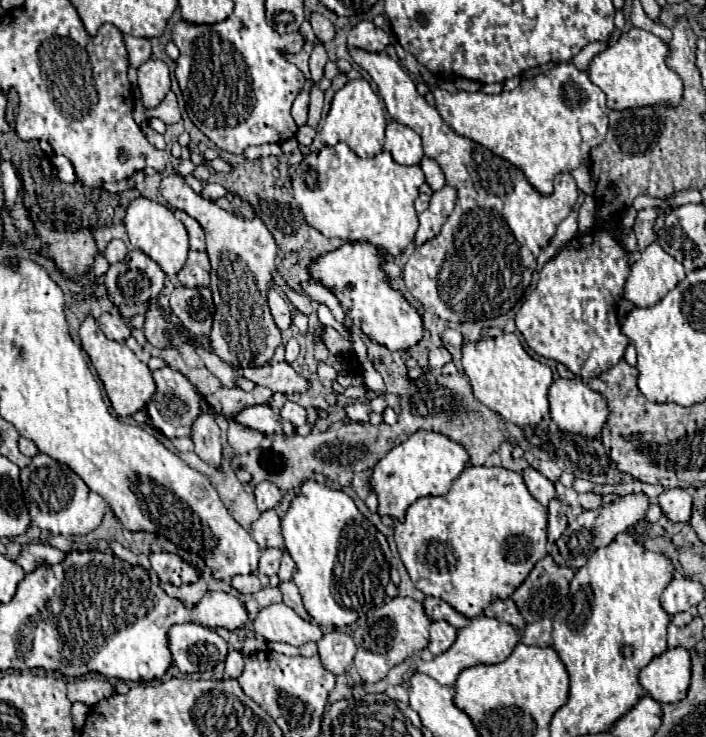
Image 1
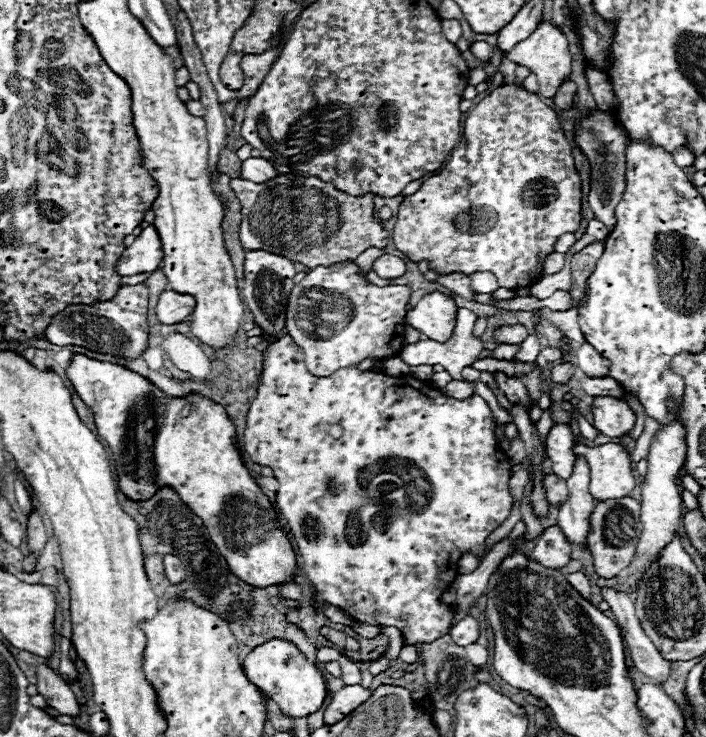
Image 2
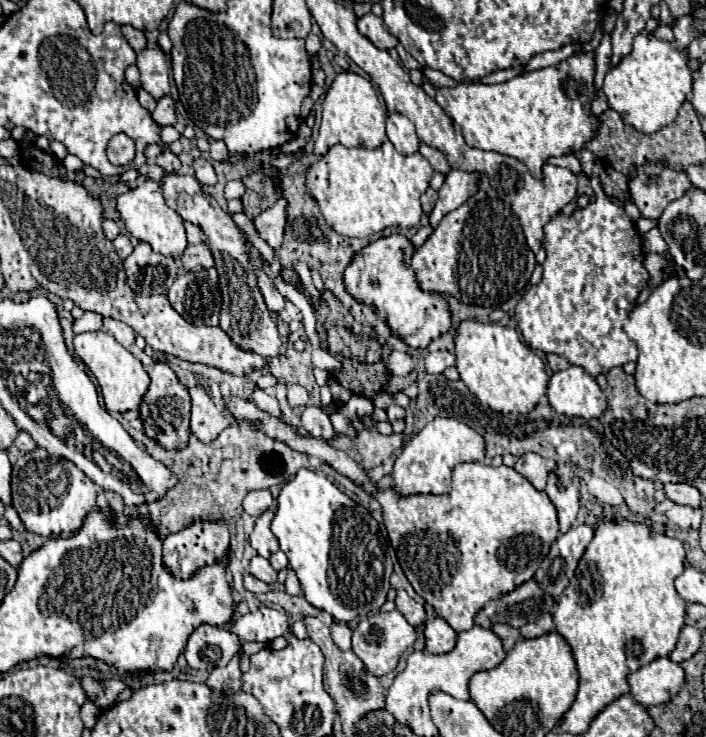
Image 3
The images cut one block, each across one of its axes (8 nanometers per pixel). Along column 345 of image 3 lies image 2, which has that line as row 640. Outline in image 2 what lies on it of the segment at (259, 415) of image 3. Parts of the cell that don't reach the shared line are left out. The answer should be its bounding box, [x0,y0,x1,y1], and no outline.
[448,616,478,646]

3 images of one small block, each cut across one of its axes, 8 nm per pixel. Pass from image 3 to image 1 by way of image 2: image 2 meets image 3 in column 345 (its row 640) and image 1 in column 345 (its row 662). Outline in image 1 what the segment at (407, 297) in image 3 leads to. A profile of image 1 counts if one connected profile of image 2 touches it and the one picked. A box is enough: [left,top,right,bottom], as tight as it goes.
[308,242,422,350]

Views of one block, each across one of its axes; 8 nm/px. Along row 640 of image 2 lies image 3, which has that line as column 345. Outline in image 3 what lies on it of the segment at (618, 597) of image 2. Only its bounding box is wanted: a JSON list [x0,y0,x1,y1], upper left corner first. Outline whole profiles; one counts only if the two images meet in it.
[330,624,352,650]

